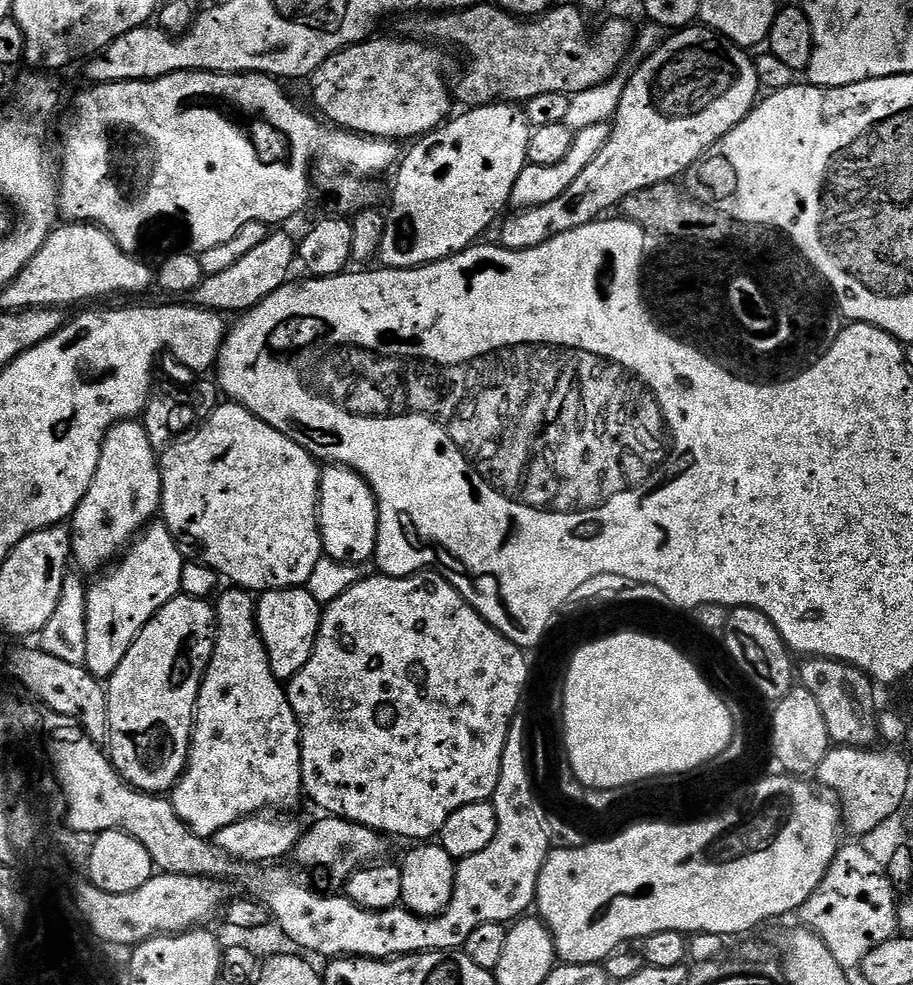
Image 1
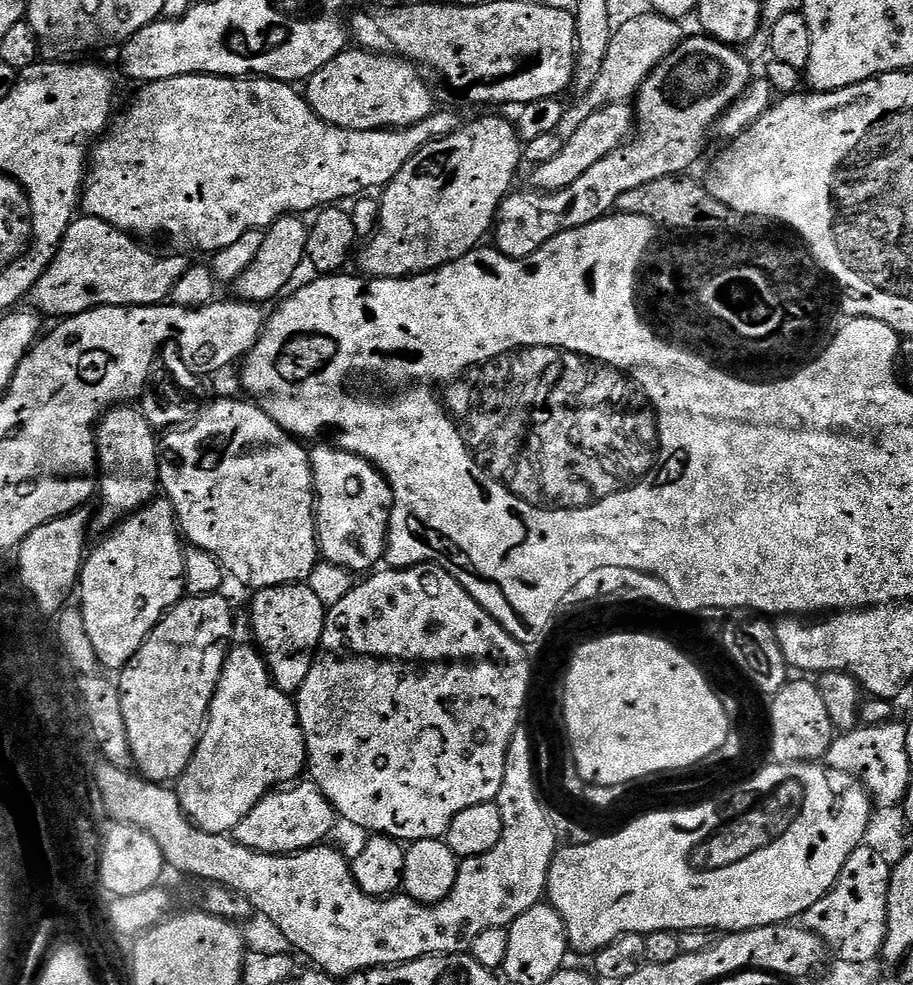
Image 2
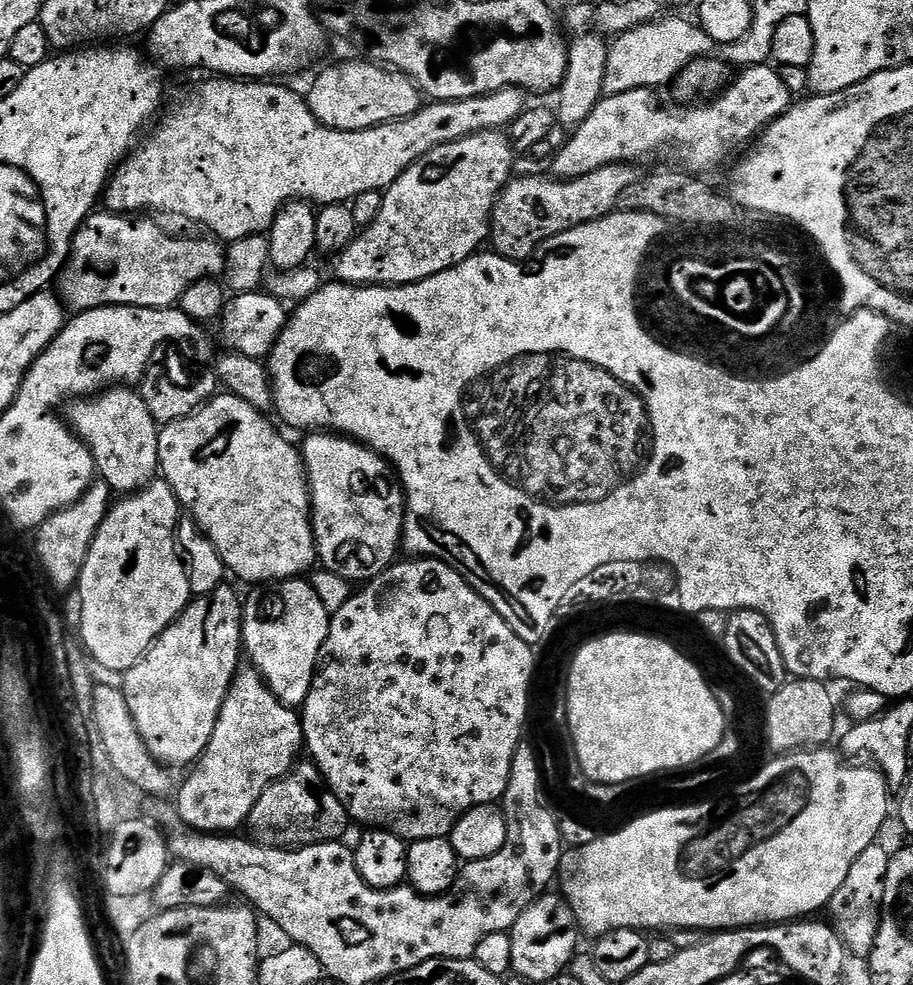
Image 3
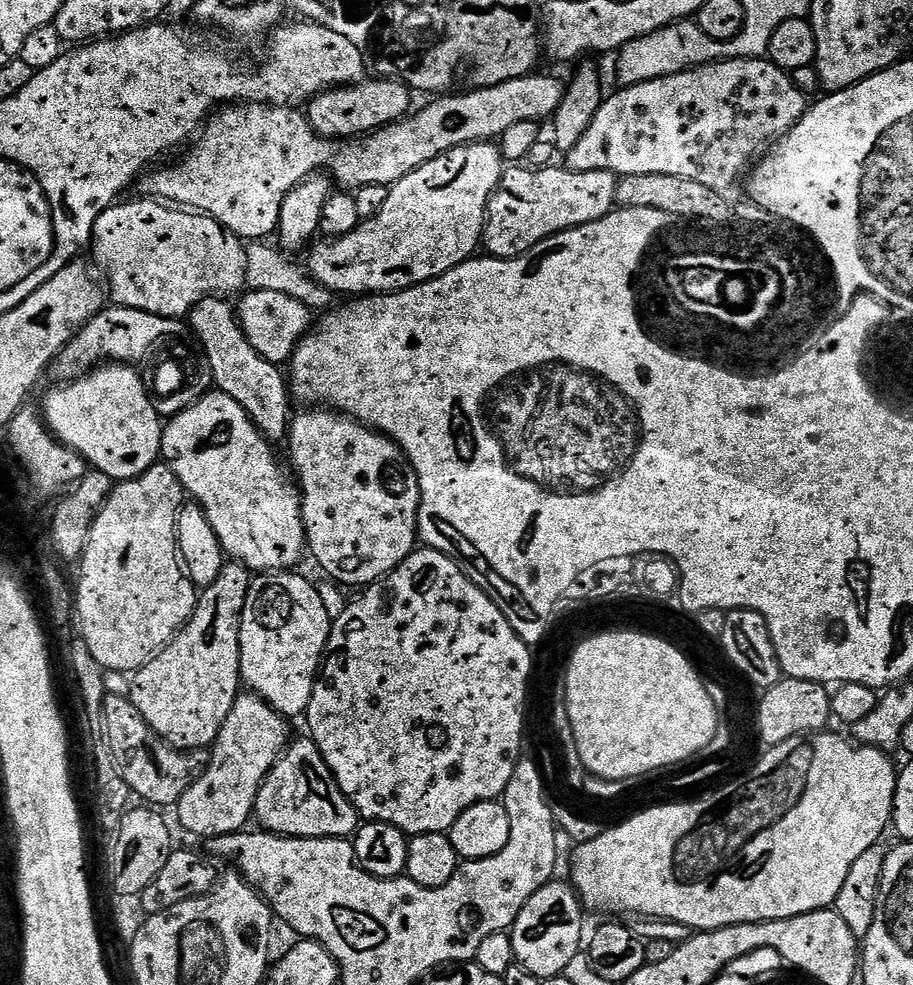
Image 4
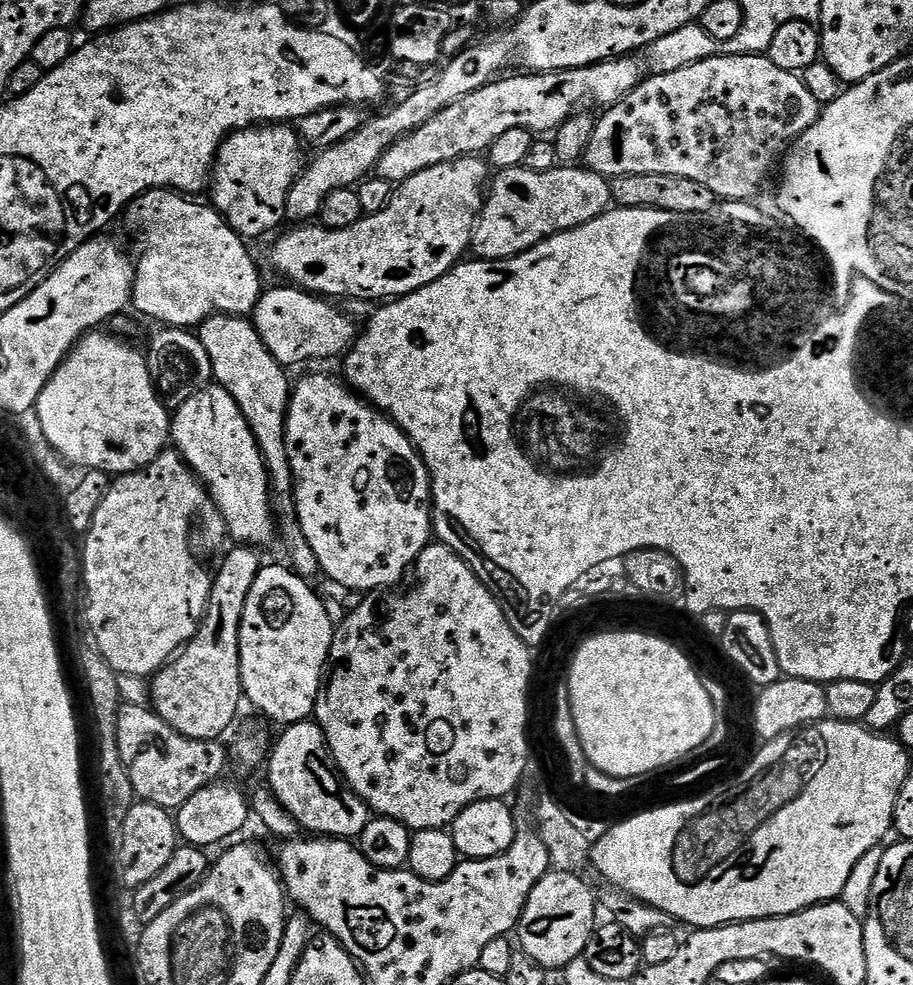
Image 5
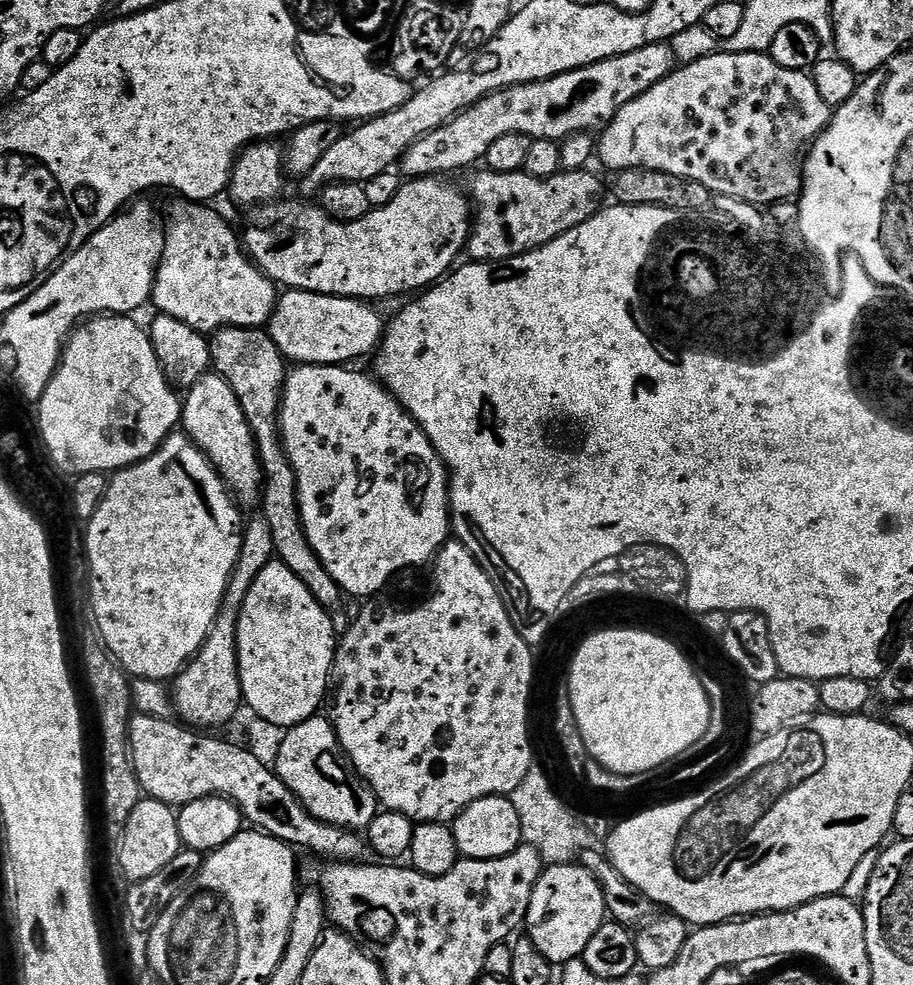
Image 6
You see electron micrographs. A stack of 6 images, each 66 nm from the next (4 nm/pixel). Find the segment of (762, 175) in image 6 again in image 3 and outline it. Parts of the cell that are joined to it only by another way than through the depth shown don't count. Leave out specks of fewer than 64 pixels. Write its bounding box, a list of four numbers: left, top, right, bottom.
[550,64,794,180]

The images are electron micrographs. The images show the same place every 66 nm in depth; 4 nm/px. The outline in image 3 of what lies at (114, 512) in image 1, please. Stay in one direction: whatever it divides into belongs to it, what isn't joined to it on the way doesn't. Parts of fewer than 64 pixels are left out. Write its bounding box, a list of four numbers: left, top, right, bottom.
[71,386,160,494]

